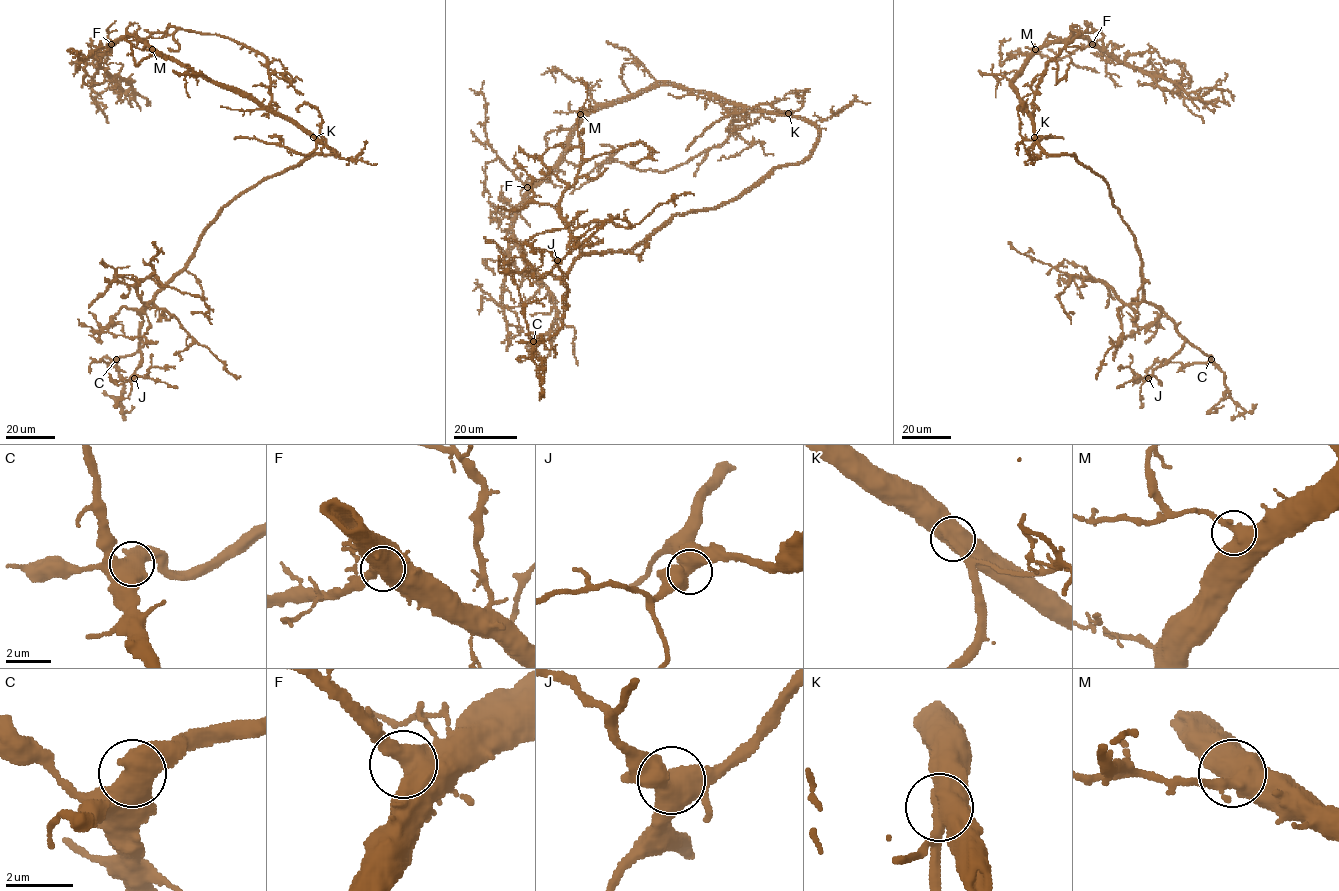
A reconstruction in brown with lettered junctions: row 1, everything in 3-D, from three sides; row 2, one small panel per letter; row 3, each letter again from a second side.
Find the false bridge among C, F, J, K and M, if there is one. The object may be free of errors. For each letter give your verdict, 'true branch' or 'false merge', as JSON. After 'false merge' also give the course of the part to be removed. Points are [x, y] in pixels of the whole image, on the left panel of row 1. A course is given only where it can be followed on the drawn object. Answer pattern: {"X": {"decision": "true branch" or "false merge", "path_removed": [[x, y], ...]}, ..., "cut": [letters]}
{"C": {"decision": "true branch"}, "F": {"decision": "true branch"}, "J": {"decision": "true branch"}, "K": {"decision": "true branch"}, "M": {"decision": "true branch"}, "cut": []}

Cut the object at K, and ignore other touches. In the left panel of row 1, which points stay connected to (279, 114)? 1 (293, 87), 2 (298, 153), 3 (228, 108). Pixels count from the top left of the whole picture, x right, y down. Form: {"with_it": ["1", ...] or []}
{"with_it": ["1", "3"]}

